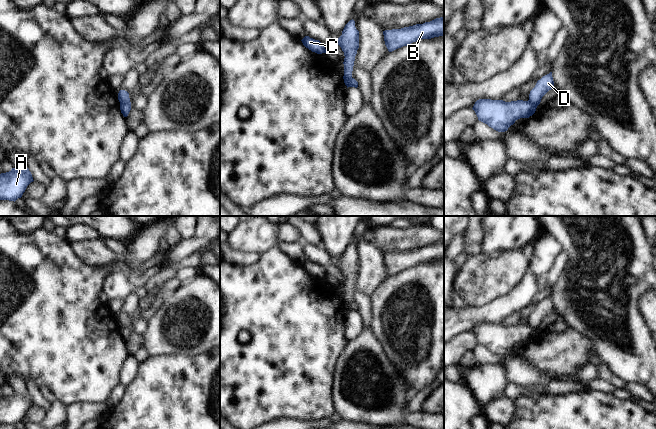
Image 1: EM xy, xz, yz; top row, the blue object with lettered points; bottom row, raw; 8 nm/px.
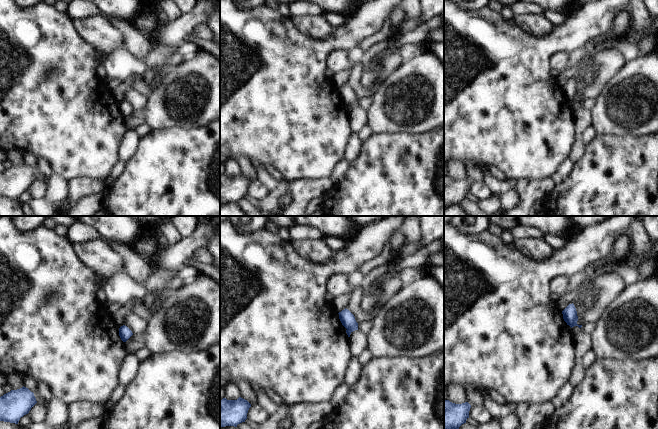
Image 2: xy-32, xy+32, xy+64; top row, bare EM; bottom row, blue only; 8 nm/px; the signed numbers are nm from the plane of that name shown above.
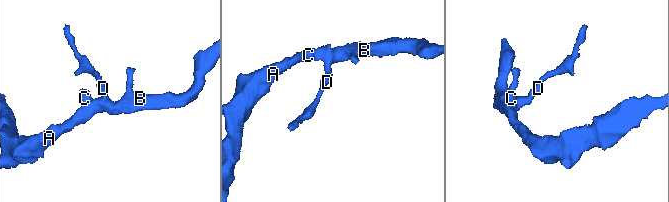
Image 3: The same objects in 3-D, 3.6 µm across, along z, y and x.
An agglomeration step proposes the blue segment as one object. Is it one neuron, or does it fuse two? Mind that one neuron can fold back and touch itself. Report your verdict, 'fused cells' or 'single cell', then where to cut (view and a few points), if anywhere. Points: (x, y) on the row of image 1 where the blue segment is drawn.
fused cells | xy (120, 102), (127, 103), (130, 106)

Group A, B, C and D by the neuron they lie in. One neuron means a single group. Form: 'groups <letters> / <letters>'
groups A B C / D

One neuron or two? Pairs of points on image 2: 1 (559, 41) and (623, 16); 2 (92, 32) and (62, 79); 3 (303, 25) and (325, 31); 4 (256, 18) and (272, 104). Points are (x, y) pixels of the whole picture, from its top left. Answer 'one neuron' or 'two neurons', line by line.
1: two neurons
2: two neurons
3: one neuron
4: one neuron

